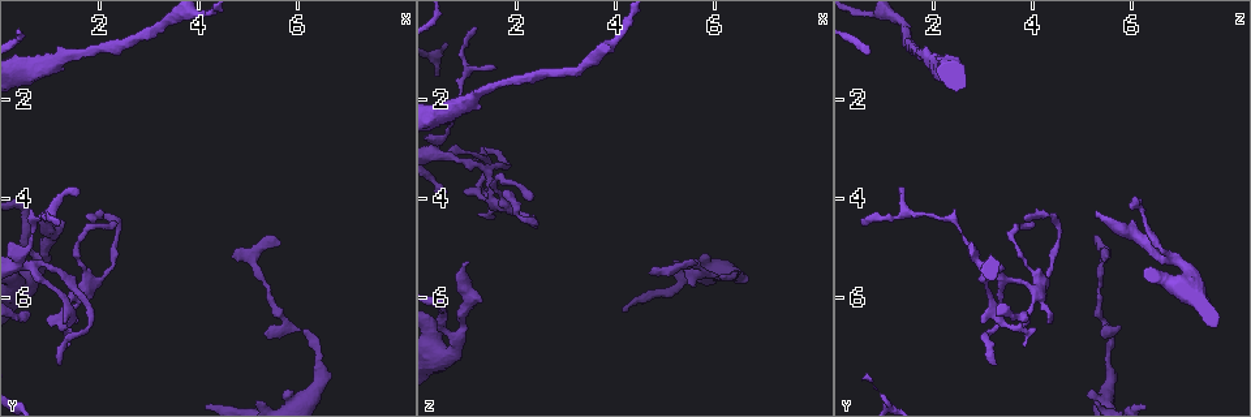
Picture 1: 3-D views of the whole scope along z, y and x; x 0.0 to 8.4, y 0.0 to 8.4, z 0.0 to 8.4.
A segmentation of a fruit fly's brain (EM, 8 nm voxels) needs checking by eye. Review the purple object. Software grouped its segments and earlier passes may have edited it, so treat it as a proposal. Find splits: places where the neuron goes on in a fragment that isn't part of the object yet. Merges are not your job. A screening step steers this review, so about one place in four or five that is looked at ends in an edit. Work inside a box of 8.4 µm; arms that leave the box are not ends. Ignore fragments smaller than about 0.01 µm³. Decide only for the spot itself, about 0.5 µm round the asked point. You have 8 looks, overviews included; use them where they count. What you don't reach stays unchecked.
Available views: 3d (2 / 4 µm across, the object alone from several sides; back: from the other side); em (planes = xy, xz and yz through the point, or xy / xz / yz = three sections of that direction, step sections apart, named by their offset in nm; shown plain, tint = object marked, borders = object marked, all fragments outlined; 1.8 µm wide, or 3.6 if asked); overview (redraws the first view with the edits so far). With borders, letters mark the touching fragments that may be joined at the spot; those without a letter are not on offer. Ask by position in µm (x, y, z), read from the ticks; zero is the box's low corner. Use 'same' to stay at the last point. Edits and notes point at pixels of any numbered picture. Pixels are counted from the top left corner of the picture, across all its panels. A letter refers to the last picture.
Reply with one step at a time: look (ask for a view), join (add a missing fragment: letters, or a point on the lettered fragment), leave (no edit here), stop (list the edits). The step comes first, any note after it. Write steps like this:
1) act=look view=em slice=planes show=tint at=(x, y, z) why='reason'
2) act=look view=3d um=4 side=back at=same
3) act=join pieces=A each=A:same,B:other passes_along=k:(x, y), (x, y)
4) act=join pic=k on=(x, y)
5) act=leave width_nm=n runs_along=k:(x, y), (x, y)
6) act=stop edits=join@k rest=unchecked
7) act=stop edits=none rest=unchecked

act=look view=em slice=planes show=borders at=(5.60, 4.90, 5.30) why='free end'

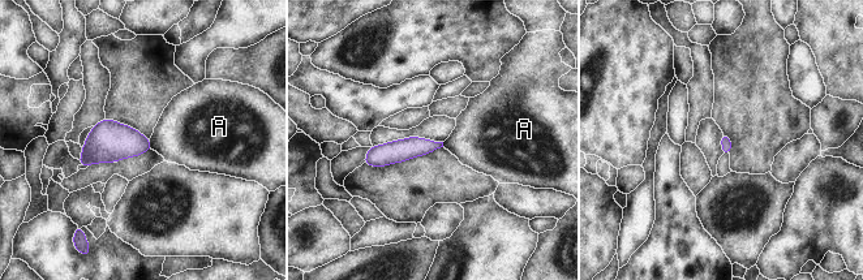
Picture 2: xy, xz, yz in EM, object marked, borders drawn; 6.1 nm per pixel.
act=leave each=A:other found='no lettered fragment goes on from it'

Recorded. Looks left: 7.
act=look view=em slice=yz step=16 show=borders at=(5.40, 6.80, 5.45)

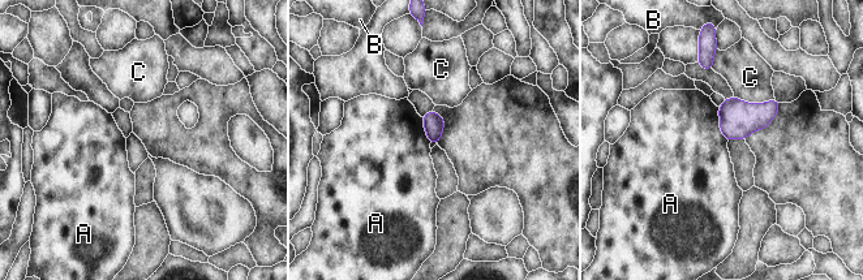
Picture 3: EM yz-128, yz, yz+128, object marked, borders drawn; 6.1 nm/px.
act=look view=em slice=planes show=borders at=same

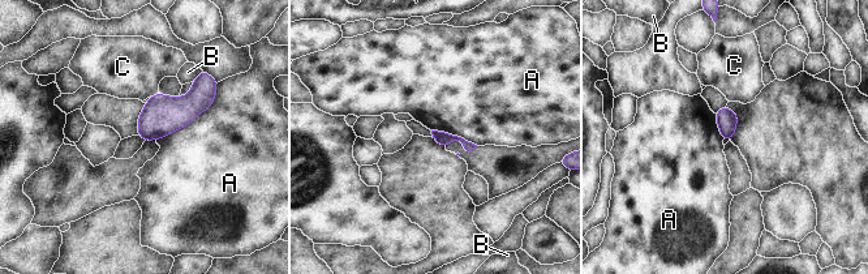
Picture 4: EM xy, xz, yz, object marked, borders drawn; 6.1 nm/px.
act=leave each=A:other,B:other,C:other border=4:(218, 84), (209, 107), (157, 140) found='none of them fits'

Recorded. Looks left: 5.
act=look view=em slice=planes show=borders at=(1.00, 4.20, 5.30) why='branch stops here'

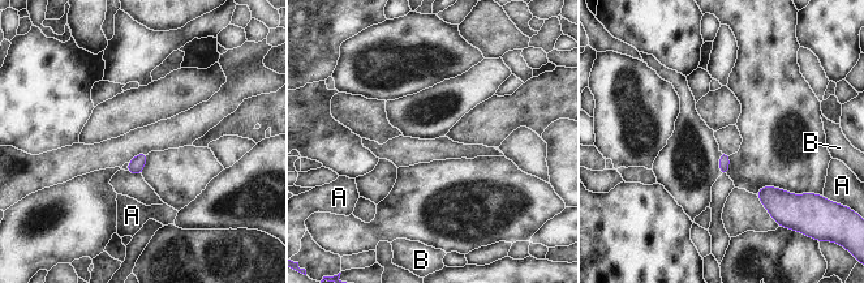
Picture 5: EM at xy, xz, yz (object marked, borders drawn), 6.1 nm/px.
act=leave each=A:other,B:other border=5:(755, 194), (776, 221) found='no lettered fragment goes on from it'

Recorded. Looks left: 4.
act=stop edits=none rest=unchecked

